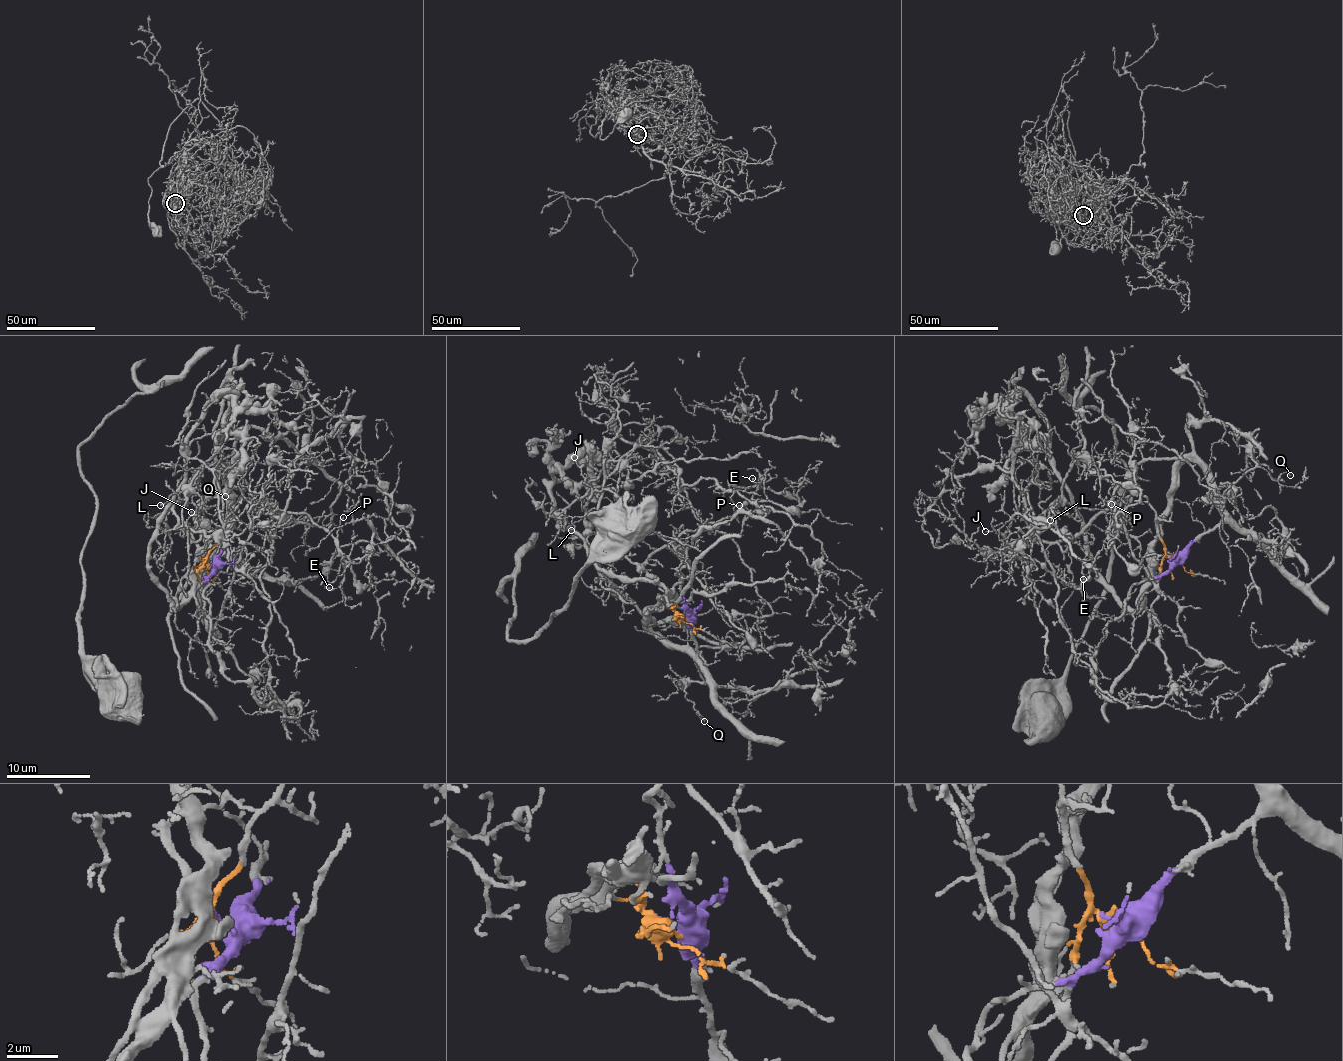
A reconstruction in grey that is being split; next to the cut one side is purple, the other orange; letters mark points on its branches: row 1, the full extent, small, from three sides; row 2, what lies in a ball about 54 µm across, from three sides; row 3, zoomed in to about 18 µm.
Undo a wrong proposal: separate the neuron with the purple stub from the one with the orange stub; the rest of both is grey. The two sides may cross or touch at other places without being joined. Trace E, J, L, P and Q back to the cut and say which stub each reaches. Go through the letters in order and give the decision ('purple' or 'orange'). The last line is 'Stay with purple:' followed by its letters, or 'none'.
E: orange
J: orange
L: orange
P: orange
Q: purple
Stay with purple: Q

